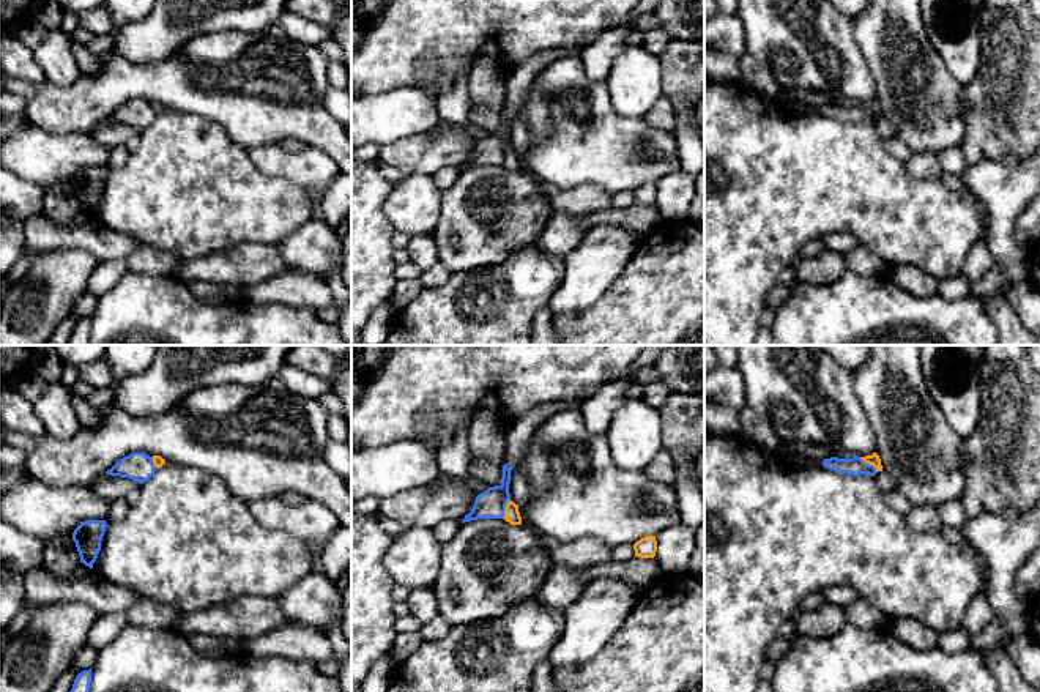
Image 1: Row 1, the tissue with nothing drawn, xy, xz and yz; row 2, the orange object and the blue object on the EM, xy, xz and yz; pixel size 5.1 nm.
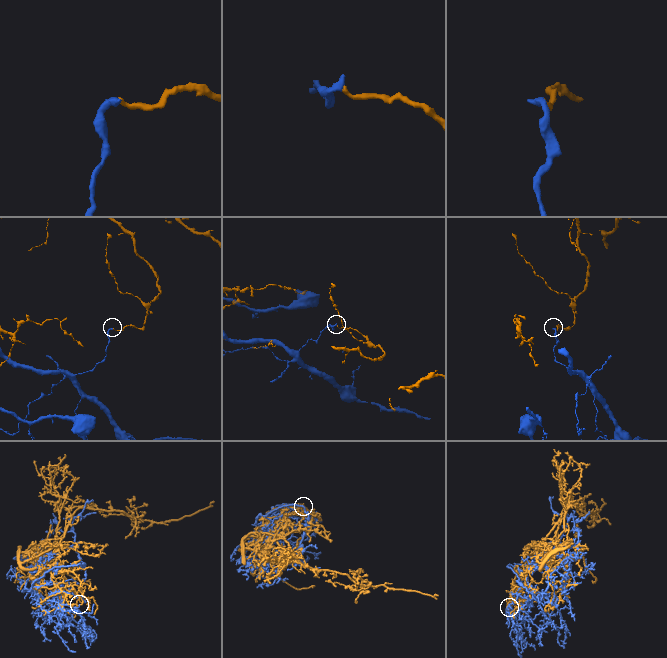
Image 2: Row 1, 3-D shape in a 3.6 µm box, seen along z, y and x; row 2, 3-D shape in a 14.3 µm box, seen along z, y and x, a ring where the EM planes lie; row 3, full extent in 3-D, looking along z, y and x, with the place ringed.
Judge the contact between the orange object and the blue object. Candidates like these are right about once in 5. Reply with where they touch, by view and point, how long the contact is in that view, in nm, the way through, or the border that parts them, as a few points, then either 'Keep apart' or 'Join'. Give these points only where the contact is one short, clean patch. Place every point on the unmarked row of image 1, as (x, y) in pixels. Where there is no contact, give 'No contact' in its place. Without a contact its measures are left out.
Touches orange at xz (506, 155). Shared border 110 nm. Boundary: xz (509, 145), (501, 164). Keep apart

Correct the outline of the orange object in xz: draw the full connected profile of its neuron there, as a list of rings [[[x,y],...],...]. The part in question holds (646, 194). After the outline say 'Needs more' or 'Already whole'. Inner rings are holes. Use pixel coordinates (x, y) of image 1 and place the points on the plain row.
[[[644,183],[633,191],[635,203],[654,205],[657,199],[656,183]]]. Already whole

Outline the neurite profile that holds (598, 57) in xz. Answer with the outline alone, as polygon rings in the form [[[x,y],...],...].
[[[630,25],[615,27],[581,49],[580,60],[589,80],[605,84],[615,58],[627,47],[626,38],[629,30]]]

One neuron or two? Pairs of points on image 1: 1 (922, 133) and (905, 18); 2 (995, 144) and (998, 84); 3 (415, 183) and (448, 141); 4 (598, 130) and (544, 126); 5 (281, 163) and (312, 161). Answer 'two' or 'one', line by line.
1: one
2: one
3: two
4: two
5: one

